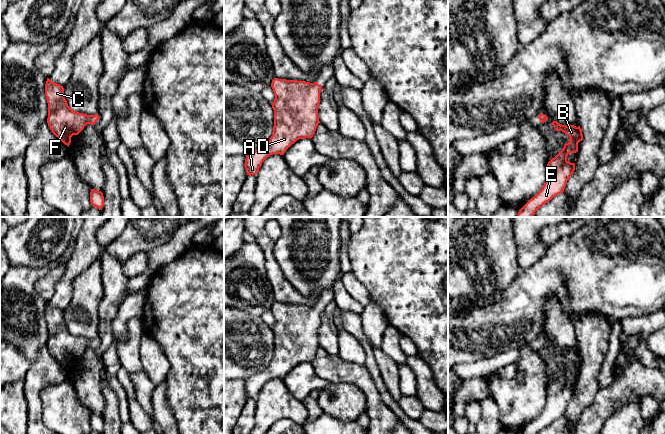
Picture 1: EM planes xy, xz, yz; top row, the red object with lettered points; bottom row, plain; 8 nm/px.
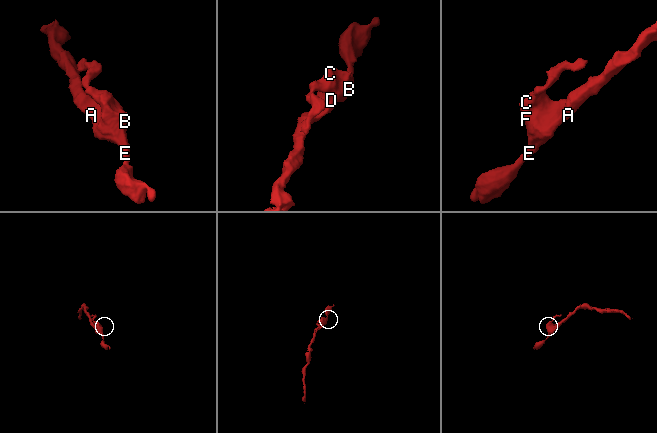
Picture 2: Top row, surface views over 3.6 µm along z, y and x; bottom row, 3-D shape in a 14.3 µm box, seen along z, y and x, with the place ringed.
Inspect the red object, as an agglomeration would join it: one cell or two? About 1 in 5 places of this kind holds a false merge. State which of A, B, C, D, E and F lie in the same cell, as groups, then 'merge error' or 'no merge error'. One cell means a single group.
groups A B C D E F; no merge error

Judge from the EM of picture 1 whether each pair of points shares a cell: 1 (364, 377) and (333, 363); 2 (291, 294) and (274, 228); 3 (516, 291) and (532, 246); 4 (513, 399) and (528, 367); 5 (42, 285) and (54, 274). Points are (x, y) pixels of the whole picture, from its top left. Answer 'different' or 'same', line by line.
1: same
2: different
3: different
4: same
5: same

